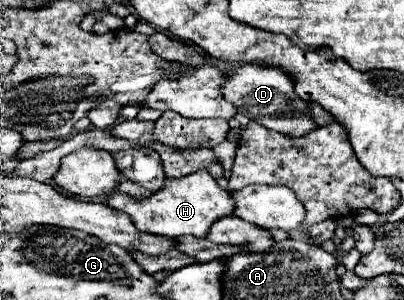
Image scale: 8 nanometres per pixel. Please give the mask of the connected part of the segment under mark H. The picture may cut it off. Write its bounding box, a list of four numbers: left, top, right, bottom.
[108,170,234,238]

